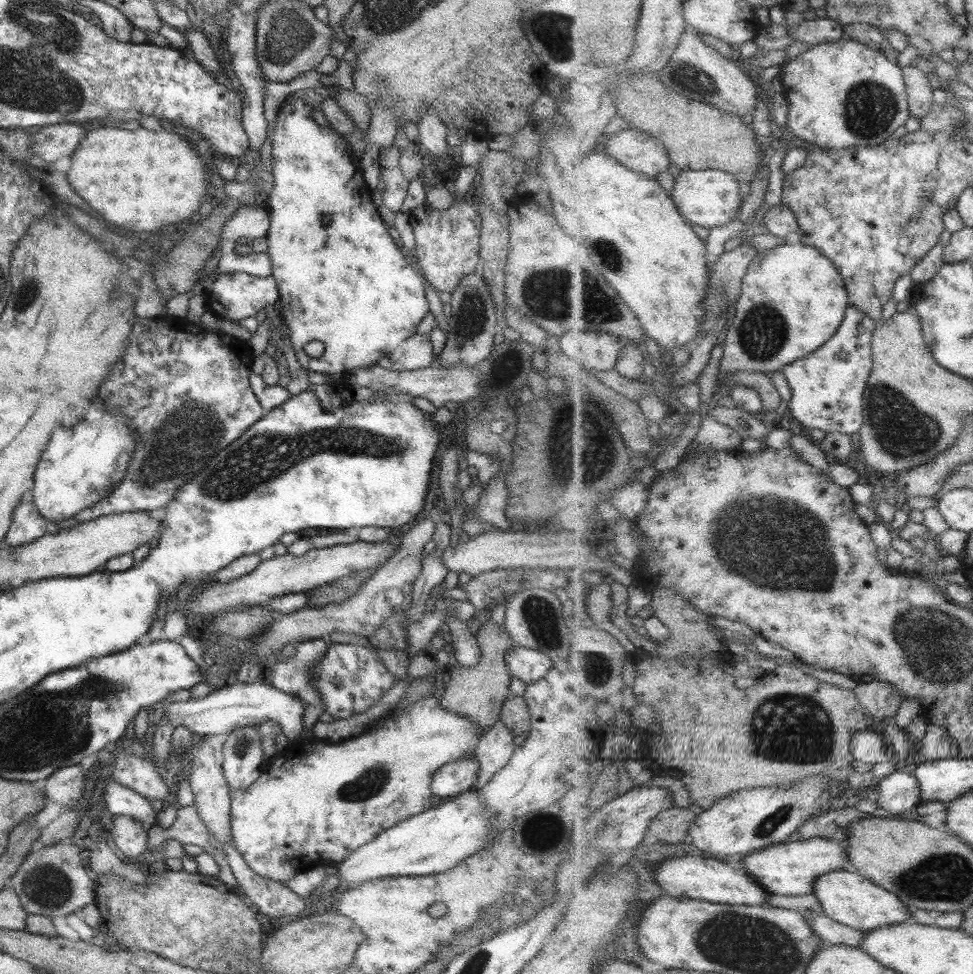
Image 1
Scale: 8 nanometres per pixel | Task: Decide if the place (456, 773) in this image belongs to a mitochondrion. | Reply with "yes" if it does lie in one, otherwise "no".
no

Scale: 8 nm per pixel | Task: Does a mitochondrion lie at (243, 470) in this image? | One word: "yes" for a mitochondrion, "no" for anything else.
yes

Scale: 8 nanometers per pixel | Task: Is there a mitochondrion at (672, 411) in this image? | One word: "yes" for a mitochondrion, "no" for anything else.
no

